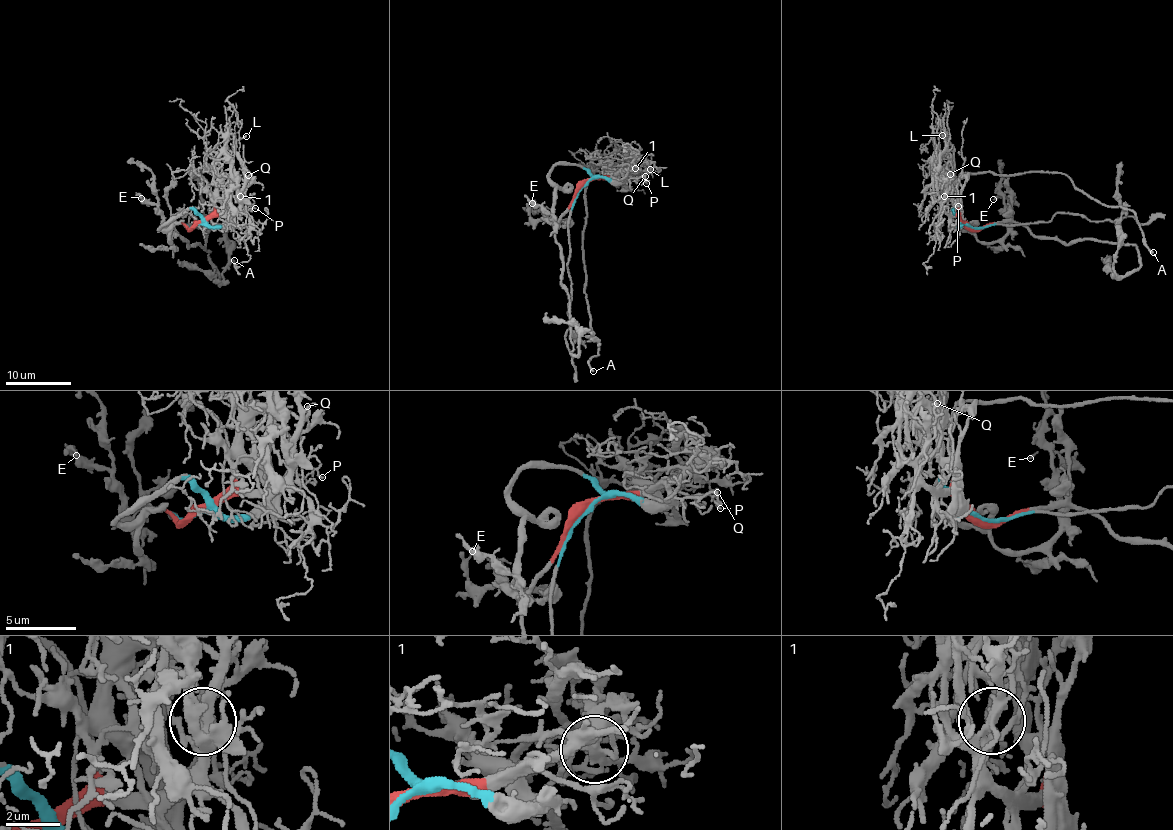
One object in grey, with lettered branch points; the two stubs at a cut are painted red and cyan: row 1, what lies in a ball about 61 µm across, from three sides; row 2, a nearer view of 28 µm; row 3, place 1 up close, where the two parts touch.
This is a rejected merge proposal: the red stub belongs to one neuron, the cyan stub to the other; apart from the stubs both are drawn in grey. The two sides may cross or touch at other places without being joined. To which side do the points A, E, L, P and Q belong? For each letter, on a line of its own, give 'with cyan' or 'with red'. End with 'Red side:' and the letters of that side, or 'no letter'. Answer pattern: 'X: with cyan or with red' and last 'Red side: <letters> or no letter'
A: with red
E: with cyan
L: with red
P: with red
Q: with red
Red side: A, L, P, Q

